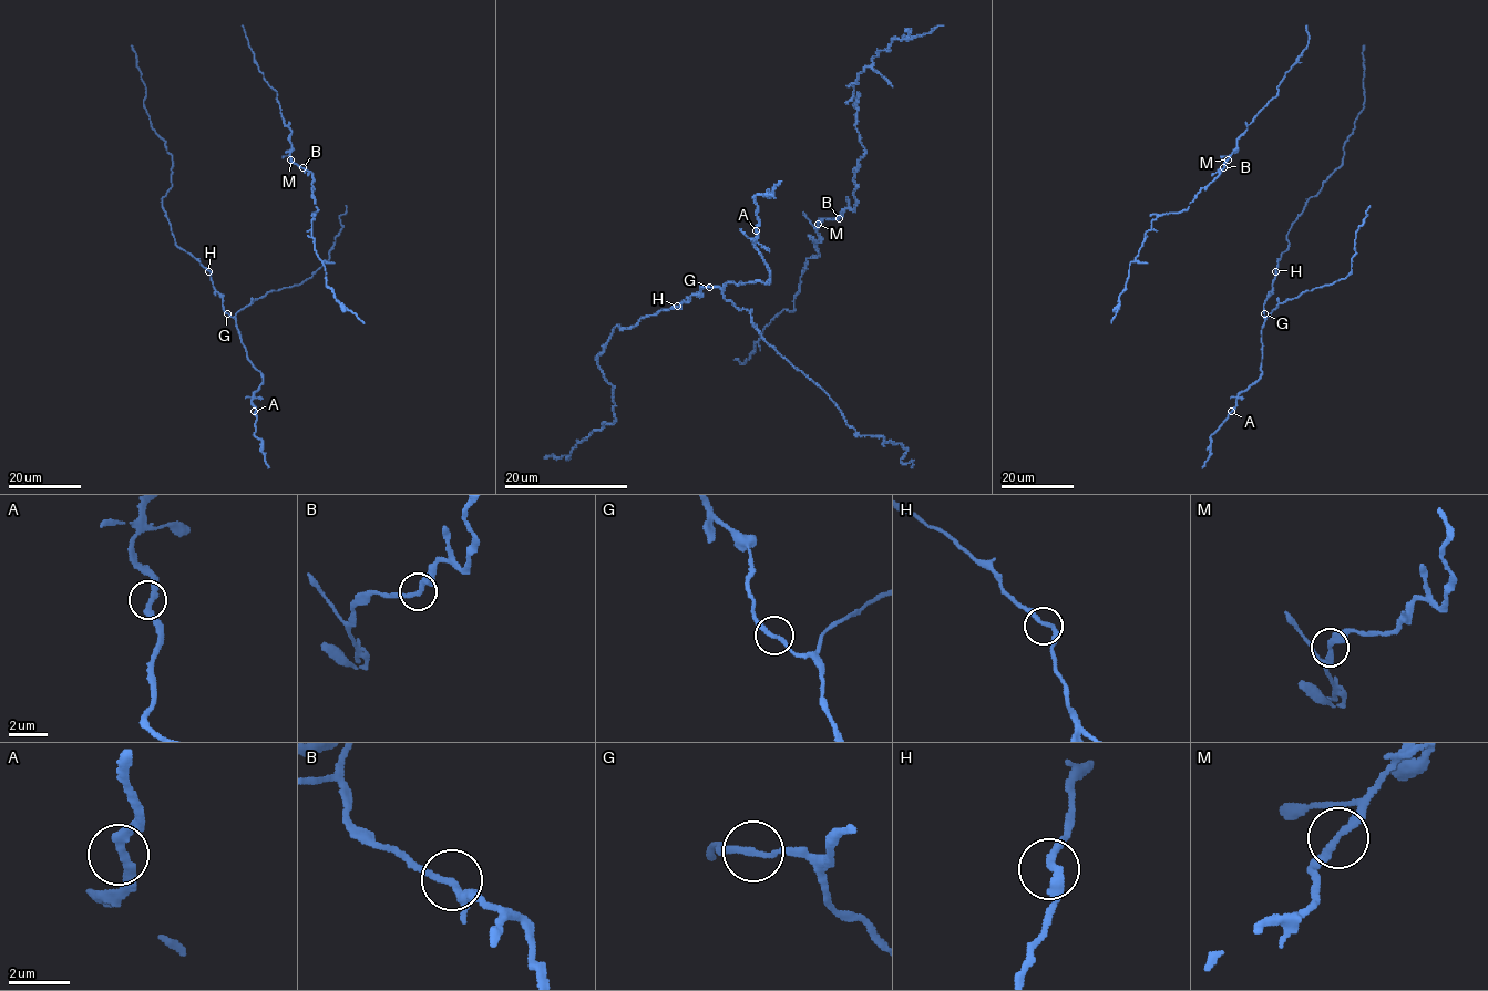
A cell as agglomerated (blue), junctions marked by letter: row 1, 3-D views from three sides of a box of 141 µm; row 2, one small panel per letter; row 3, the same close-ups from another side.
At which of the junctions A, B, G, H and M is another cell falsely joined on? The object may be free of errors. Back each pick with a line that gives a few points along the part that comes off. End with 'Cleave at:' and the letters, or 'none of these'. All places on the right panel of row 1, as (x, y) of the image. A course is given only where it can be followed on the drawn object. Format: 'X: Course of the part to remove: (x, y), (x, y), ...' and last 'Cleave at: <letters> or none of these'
Cleave at: none of these

